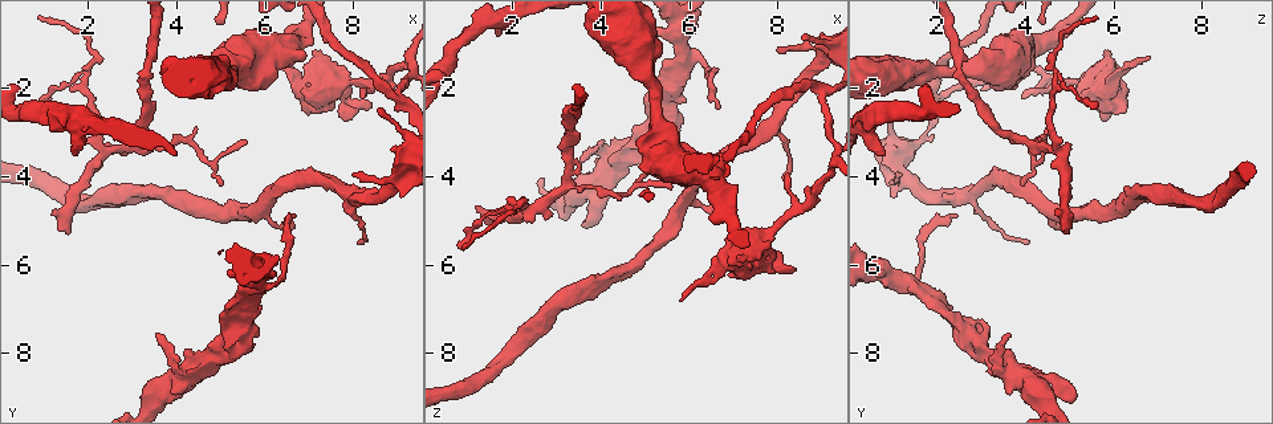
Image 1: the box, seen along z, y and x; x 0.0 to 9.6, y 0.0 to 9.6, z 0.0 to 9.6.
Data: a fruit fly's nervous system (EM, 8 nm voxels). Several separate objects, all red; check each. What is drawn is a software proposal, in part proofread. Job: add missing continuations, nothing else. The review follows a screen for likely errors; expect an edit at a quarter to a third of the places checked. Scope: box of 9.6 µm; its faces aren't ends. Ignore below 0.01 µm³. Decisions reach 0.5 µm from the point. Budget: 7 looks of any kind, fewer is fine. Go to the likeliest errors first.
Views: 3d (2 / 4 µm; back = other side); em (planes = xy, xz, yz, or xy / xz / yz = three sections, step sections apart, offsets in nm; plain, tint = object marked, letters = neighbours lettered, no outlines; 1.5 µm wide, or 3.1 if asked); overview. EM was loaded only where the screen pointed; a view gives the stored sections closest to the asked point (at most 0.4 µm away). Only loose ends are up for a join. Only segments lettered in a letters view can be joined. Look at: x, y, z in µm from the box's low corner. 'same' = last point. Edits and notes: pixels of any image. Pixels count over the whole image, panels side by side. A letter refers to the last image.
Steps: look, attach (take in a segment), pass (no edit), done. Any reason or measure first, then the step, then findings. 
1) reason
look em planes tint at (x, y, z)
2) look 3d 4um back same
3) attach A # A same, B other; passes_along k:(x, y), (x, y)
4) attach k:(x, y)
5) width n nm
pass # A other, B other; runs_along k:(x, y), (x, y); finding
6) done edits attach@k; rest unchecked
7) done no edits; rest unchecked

stops while still wide
look em planes letters at (4.90, 1.25, 3.85)

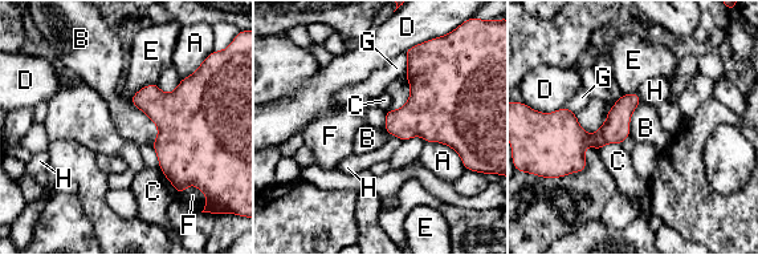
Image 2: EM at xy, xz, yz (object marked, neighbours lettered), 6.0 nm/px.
pass # A other, B other, C other, D other, E other, F other, G other, H other; border 2:(129, 98), (157, 126), (153, 146); no lettered segment goes on from it

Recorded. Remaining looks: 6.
an open end
look em xy step 8 tint at (1.65, 3.50, 0.90)

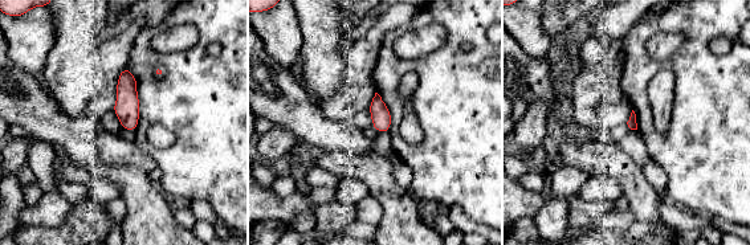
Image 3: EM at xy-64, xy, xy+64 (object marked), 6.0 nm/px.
cut it another way
look em planes letters same

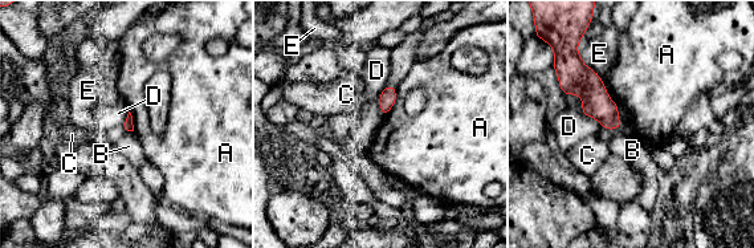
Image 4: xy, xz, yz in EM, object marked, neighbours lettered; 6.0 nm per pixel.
longest_contact E 380 nm
pass # A other, B other, C other, D other, E other; border 4:(398, 88), (394, 106), (383, 116); no lettered segment goes on from it

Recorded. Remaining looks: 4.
an open end
look em planes letters at (5.80, 1.35, 6.85)

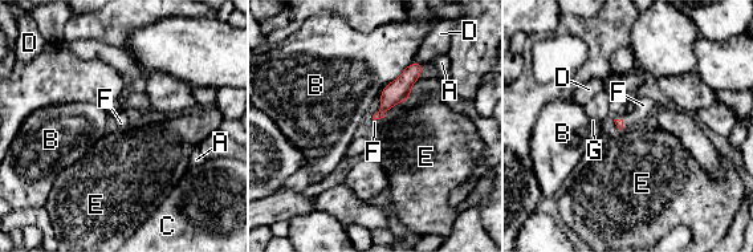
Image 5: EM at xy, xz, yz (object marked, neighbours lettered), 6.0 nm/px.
attach F # A other, B other, C other, D other, E other, F same, G other; passes_along 5:(397, 92), (377, 118), (374, 122); it goes on there

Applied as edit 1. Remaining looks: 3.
done edits attach@5; rest unchecked

